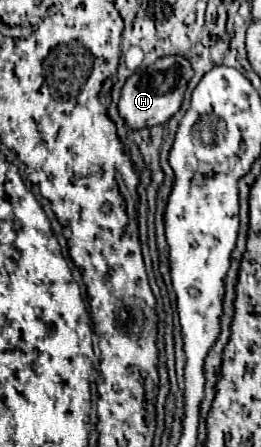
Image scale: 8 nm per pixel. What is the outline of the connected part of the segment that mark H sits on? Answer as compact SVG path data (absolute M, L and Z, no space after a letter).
M182 55L162 57L156 63L152 63L150 67L136 71L126 81L120 103L118 103L120 115L126 119L126 125L130 125L134 129L142 129L142 127L154 127L154 125L166 123L180 109L184 91L192 77L194 77L194 67Z

